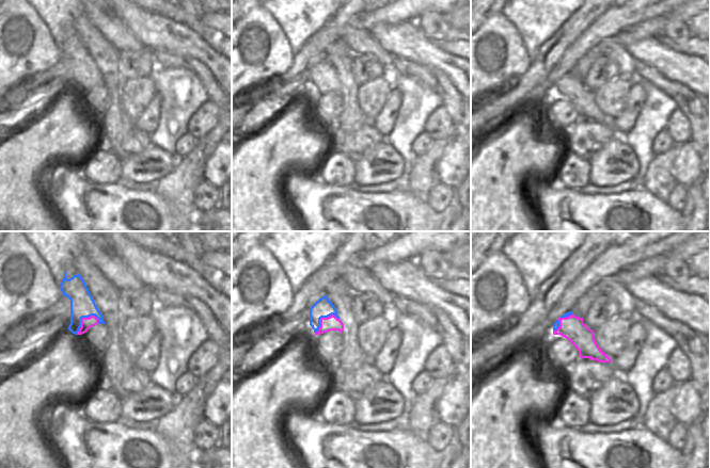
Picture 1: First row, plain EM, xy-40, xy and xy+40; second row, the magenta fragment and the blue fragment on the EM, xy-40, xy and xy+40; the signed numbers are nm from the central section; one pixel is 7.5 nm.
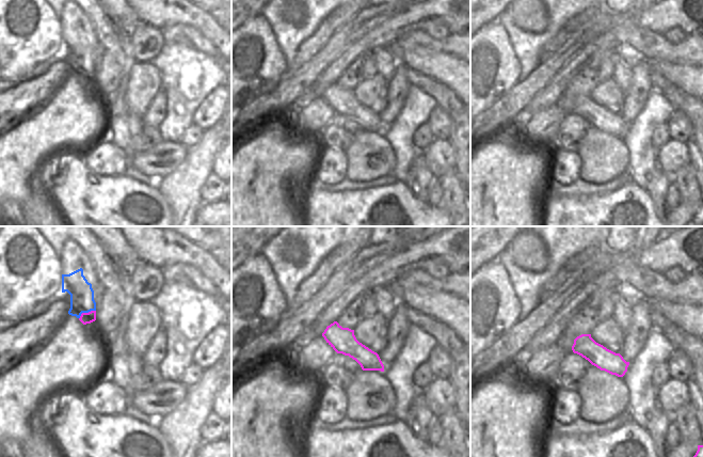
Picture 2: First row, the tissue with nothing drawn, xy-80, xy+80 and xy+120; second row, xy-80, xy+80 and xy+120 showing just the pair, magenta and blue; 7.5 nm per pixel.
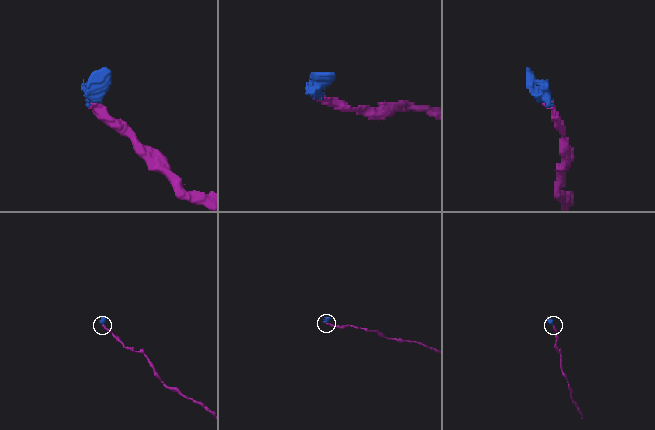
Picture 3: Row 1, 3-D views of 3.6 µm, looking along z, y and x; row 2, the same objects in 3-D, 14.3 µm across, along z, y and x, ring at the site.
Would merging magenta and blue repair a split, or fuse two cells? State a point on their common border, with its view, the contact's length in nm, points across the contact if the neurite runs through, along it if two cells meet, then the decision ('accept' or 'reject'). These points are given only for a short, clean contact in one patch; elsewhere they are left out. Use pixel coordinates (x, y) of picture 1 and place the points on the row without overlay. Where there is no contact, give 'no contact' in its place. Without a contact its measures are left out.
meets magenta in xy-40 at (82, 79); contact 200 nm long; border along xy-40 (98, 80), (94, 77), (83, 78), (76, 95); reject

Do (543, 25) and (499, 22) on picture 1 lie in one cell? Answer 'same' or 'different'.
different

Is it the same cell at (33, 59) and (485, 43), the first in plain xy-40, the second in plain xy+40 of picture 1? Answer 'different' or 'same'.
same

